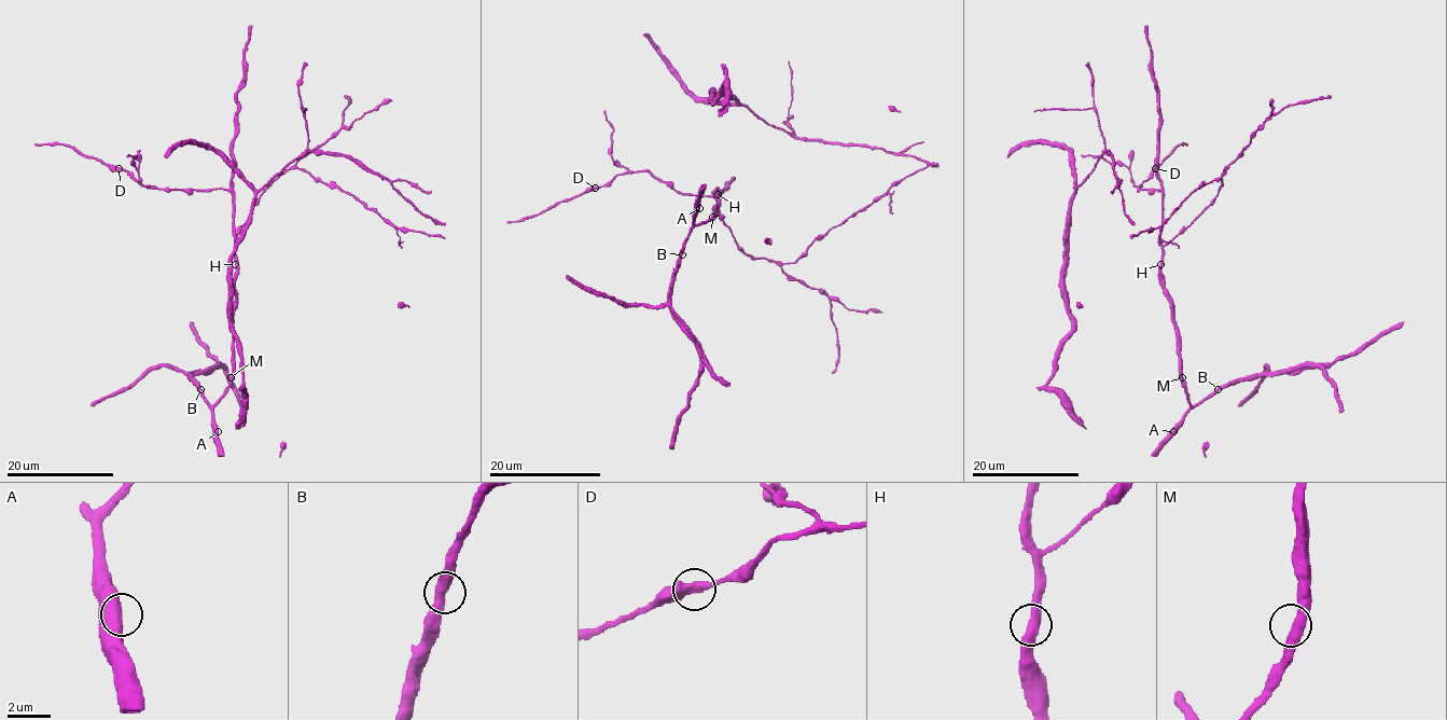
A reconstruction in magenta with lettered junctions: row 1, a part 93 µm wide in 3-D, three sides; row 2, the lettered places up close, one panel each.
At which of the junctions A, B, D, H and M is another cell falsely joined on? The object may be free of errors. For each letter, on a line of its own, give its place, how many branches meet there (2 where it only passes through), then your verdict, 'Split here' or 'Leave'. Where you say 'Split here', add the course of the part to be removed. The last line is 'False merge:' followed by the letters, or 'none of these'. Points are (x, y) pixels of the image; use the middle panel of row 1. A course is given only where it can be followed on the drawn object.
A: Place: (699, 208). Branches: 2. Leave
B: Place: (682, 254). Branches: 2. Leave
D: Place: (595, 188). Branches: 2. Leave
H: Place: (718, 194). Branches: 2. Leave
M: Place: (712, 217). Branches: 2. Leave
False merge: none of these

